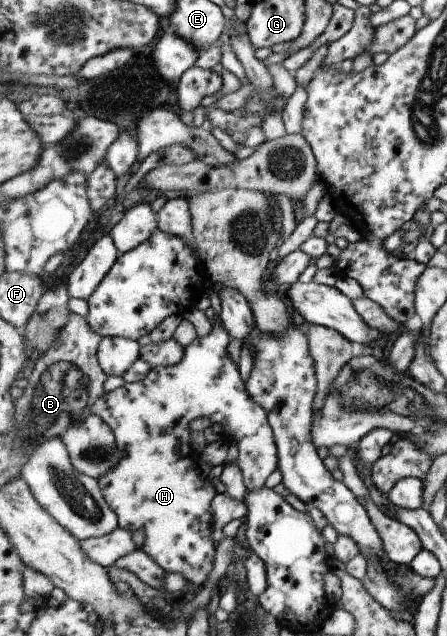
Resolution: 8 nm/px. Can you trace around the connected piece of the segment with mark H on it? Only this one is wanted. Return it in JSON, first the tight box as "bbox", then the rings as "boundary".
{"bbox":[90,326,279,592],"boundary":[[[214,326],[213,331],[207,335],[207,337],[198,337],[185,348],[185,357],[183,361],[174,366],[169,367],[155,367],[149,373],[149,375],[139,383],[125,383],[116,390],[104,393],[94,404],[90,405],[90,410],[93,414],[99,415],[105,420],[105,423],[109,424],[109,427],[113,429],[117,445],[119,449],[123,451],[124,455],[121,457],[121,461],[117,463],[117,467],[113,467],[109,473],[105,473],[103,477],[99,477],[99,483],[101,484],[104,495],[106,496],[107,503],[110,503],[111,509],[117,513],[119,518],[119,528],[125,529],[125,531],[136,532],[142,530],[145,534],[145,545],[143,549],[155,560],[165,571],[180,573],[187,579],[186,589],[183,591],[196,592],[202,589],[205,585],[205,581],[209,579],[211,571],[213,571],[215,557],[217,555],[217,547],[215,541],[213,541],[213,533],[215,533],[215,523],[213,523],[213,517],[211,517],[211,505],[207,503],[199,503],[199,471],[189,471],[189,459],[187,459],[187,451],[189,451],[189,435],[192,435],[189,429],[189,423],[198,417],[207,417],[212,423],[218,423],[222,425],[226,430],[226,438],[229,436],[235,439],[237,447],[239,449],[238,463],[243,471],[245,485],[249,490],[259,491],[259,489],[265,488],[267,479],[271,474],[279,470],[279,458],[278,458],[278,443],[275,439],[273,428],[271,427],[271,415],[261,407],[247,391],[245,381],[243,381],[243,375],[239,371],[239,365],[229,357],[229,343],[231,343],[232,337],[229,335],[229,331],[225,329],[225,326]]]}

